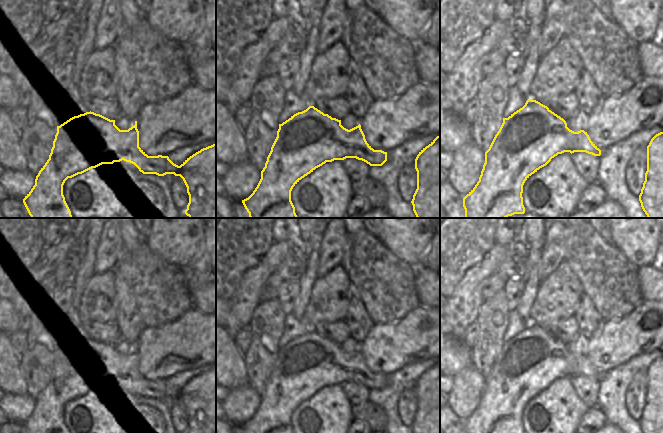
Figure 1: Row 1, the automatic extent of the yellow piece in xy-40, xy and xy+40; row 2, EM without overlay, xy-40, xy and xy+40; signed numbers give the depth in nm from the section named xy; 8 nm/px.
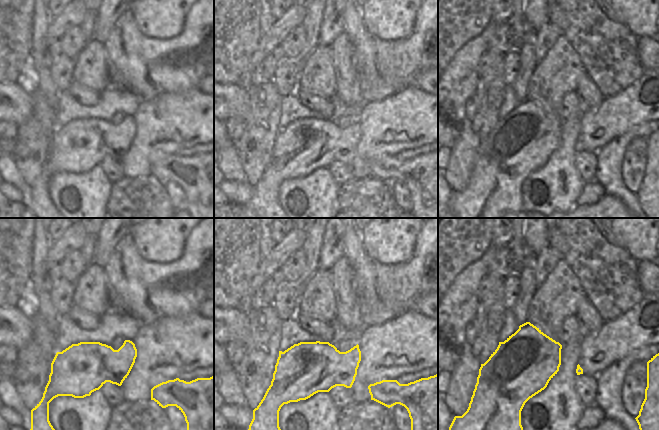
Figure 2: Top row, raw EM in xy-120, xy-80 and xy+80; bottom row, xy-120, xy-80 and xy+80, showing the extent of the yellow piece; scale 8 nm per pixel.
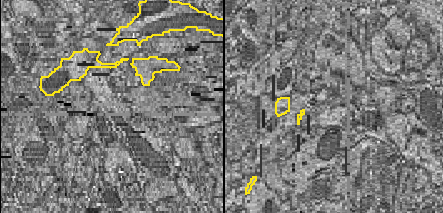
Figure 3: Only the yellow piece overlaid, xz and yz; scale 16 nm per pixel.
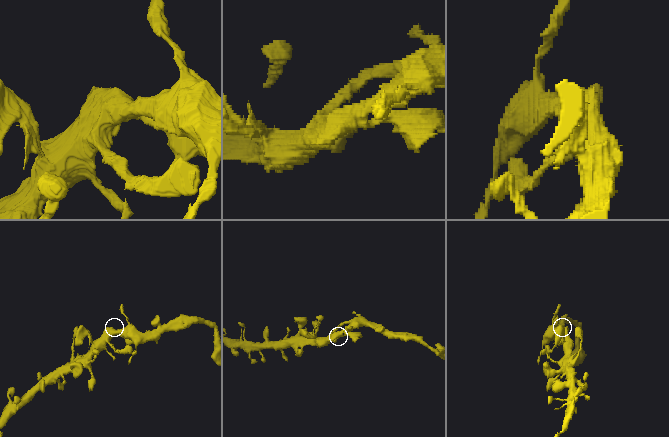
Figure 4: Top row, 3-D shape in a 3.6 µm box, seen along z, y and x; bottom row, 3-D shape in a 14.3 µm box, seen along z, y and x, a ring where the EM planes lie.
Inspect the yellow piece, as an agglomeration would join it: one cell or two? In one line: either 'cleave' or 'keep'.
keep

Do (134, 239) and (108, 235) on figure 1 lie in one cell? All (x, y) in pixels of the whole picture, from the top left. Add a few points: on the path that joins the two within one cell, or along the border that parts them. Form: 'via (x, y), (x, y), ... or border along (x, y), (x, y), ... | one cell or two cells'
border along (119, 228), (122, 244) | two cells

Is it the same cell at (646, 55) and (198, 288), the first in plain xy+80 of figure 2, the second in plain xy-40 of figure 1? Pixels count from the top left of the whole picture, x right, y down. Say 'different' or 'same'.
same

